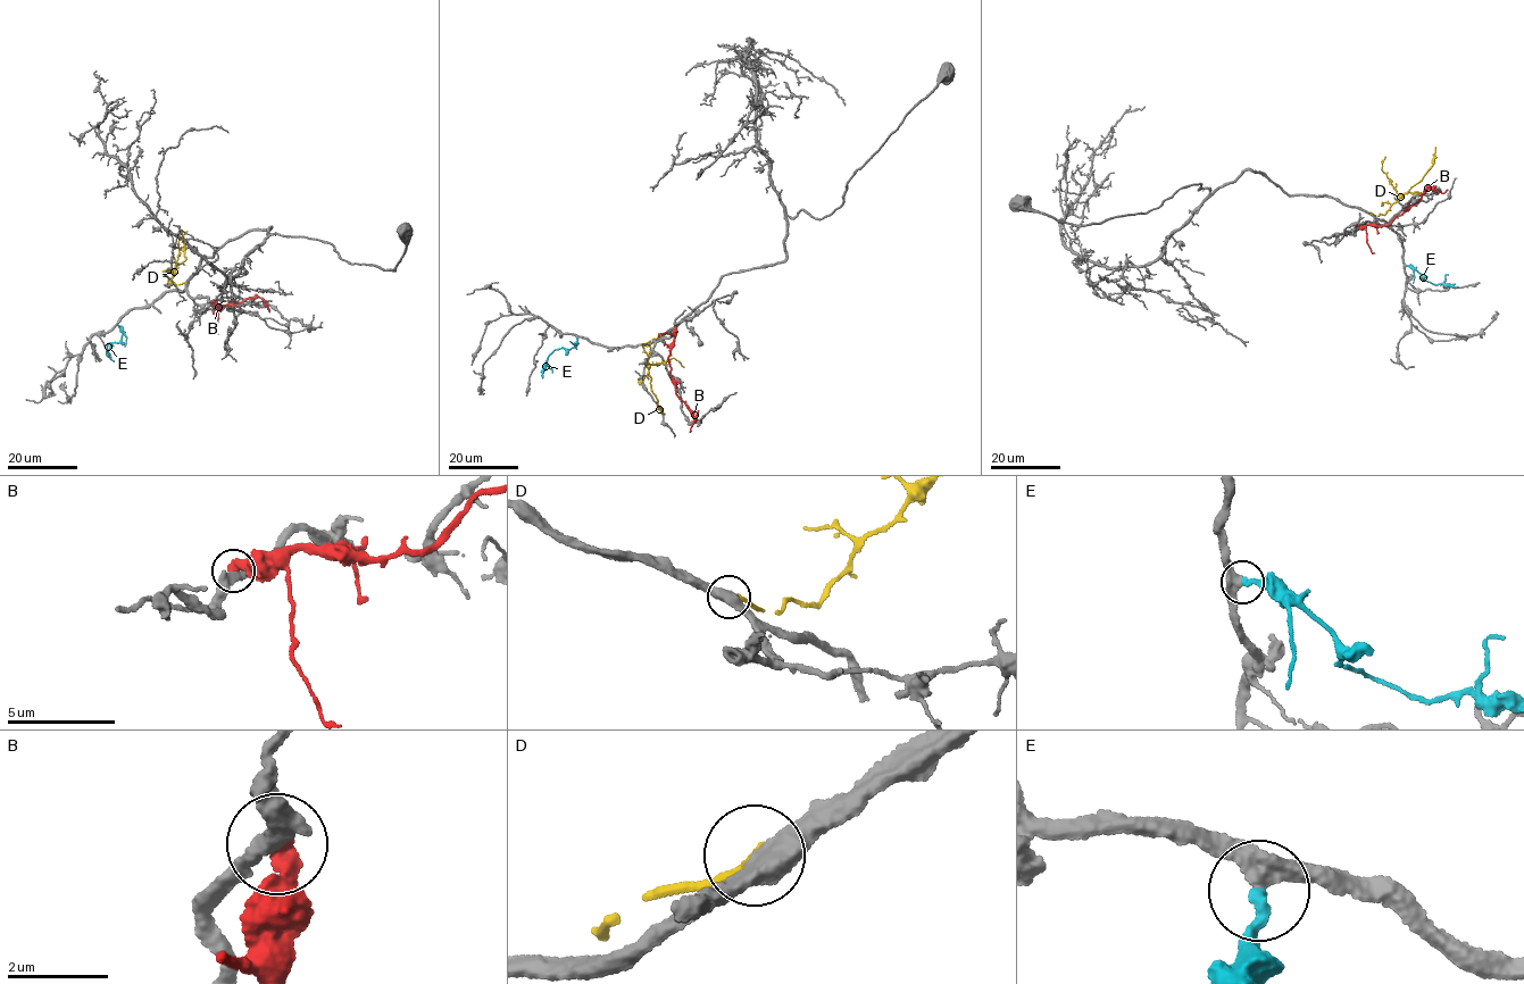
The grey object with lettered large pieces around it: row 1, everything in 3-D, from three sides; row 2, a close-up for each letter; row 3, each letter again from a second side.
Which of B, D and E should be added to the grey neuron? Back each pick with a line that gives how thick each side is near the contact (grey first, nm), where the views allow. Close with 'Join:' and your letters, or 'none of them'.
E: calibres 360 and 240 nm
Join: E

